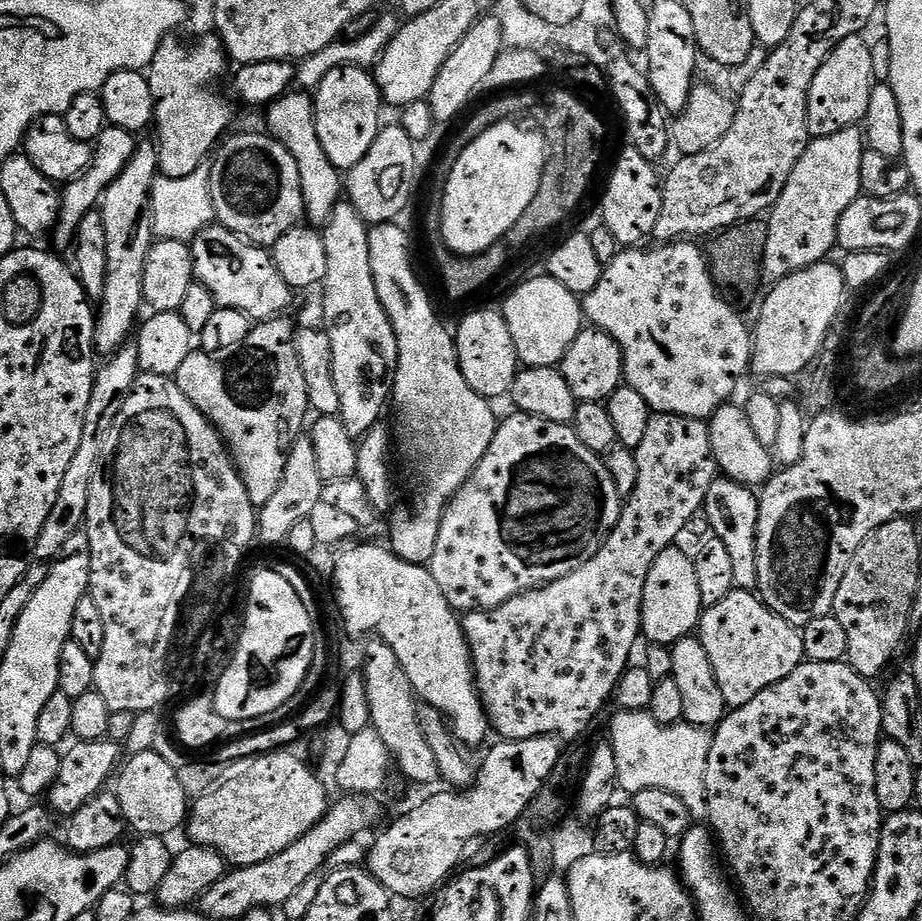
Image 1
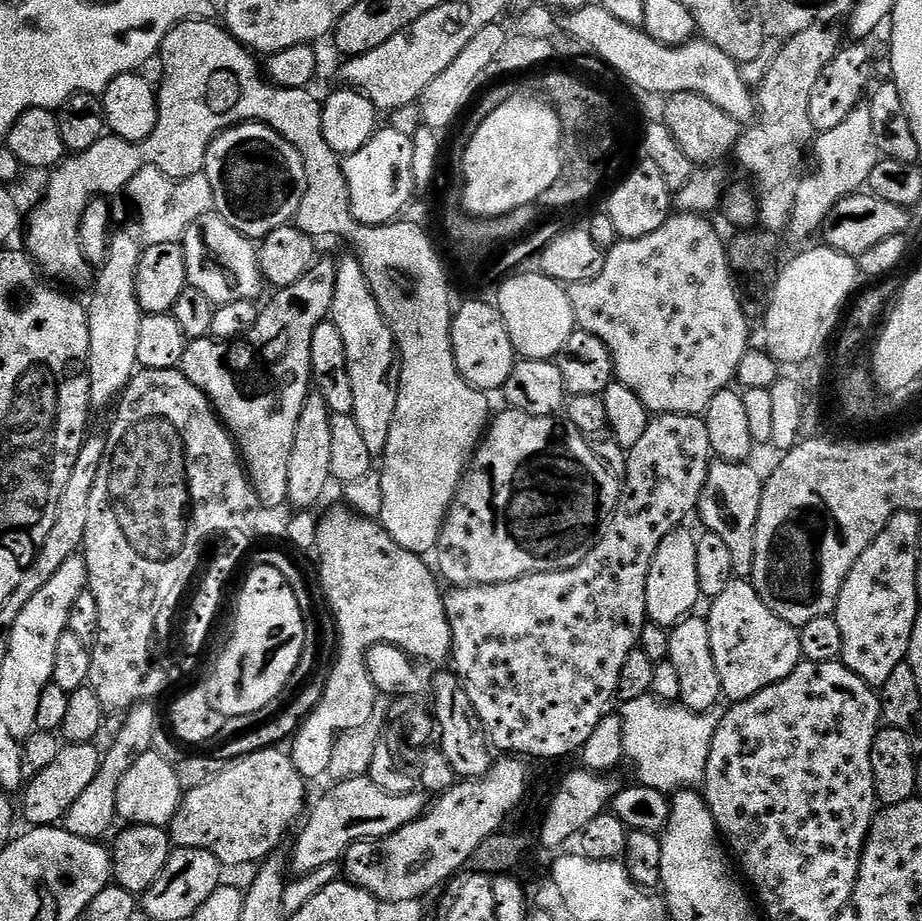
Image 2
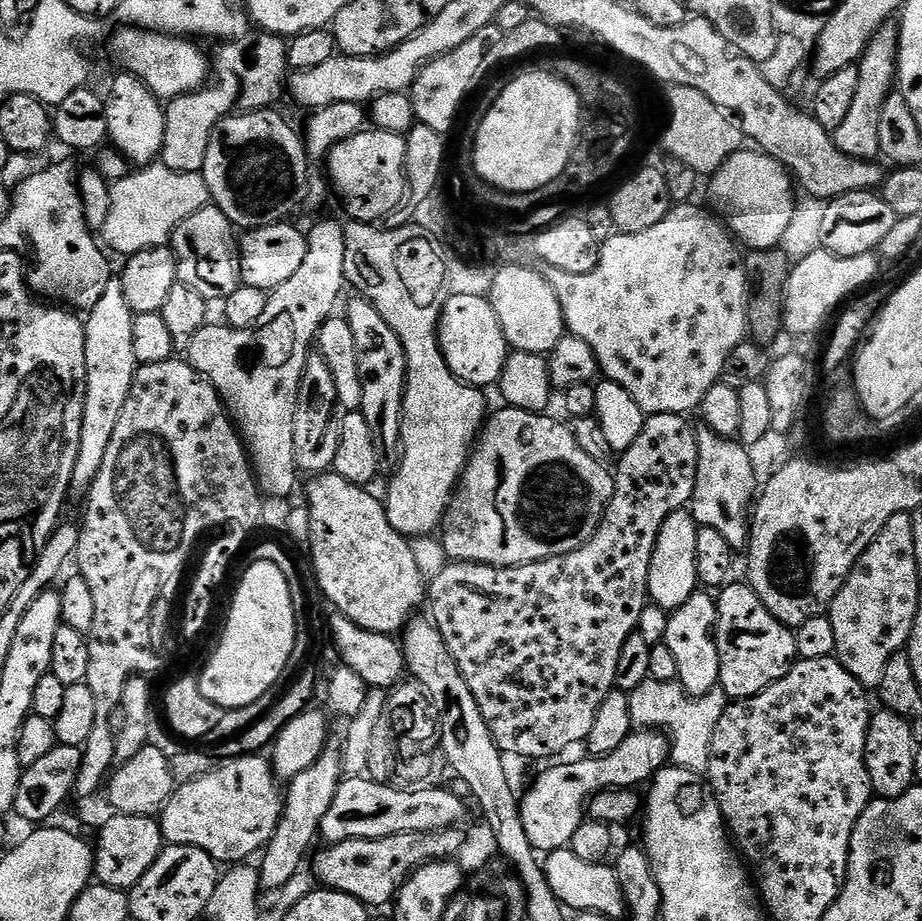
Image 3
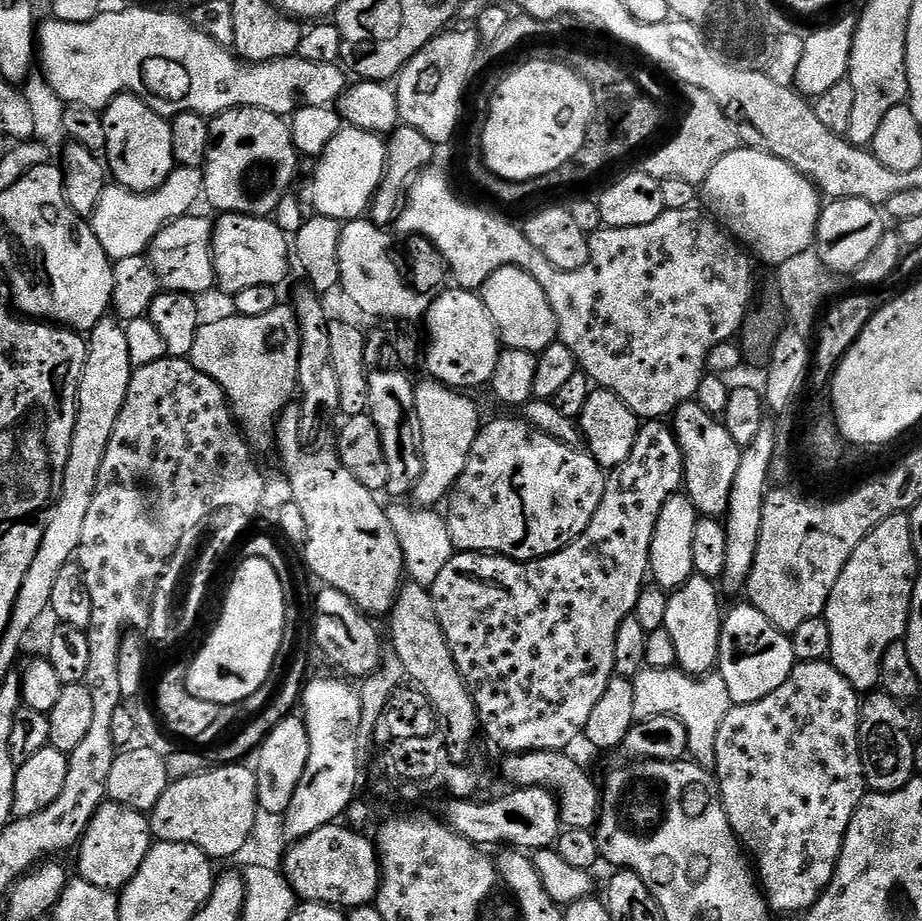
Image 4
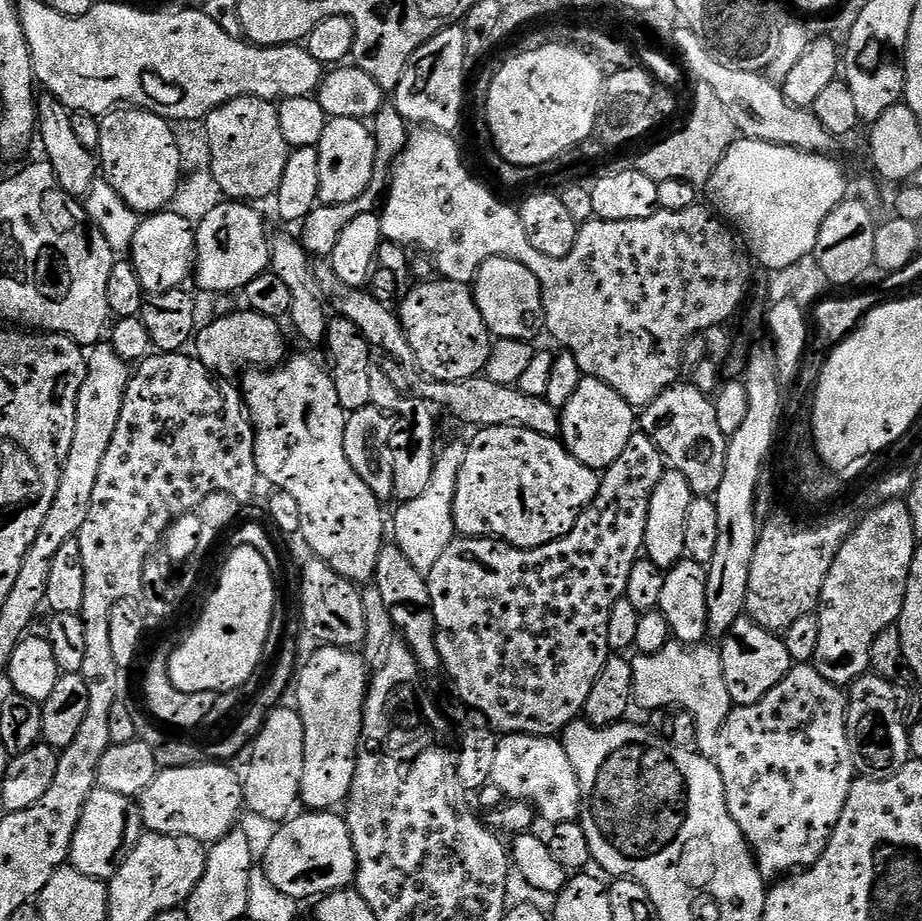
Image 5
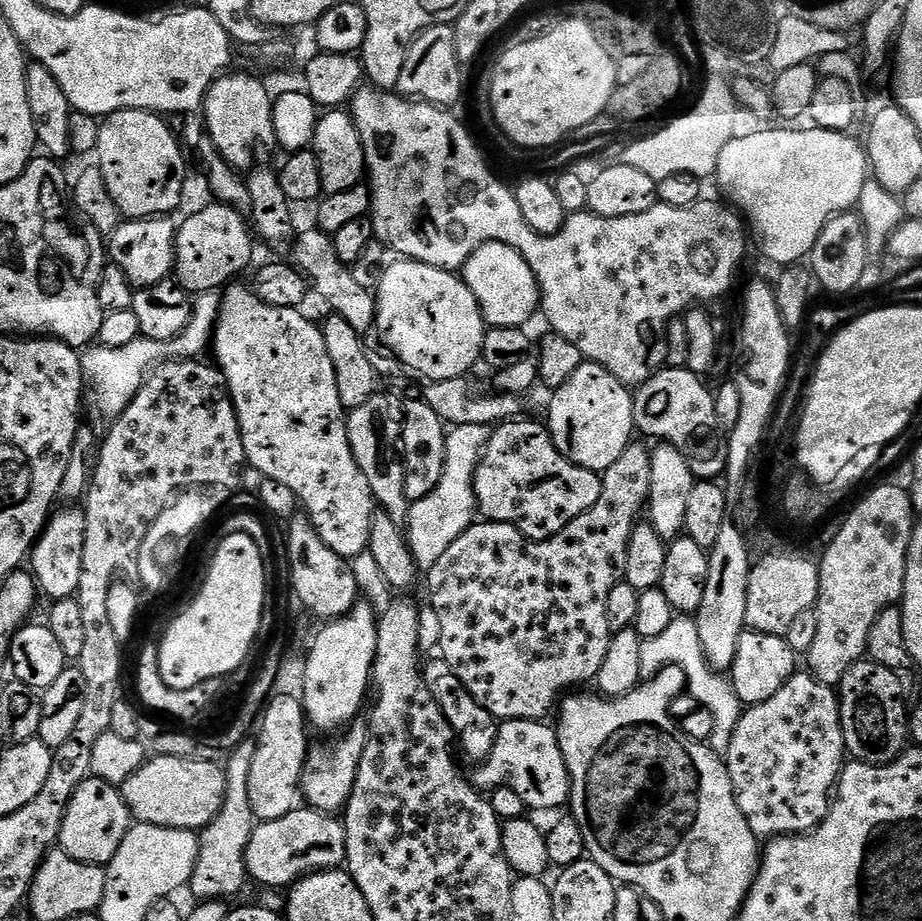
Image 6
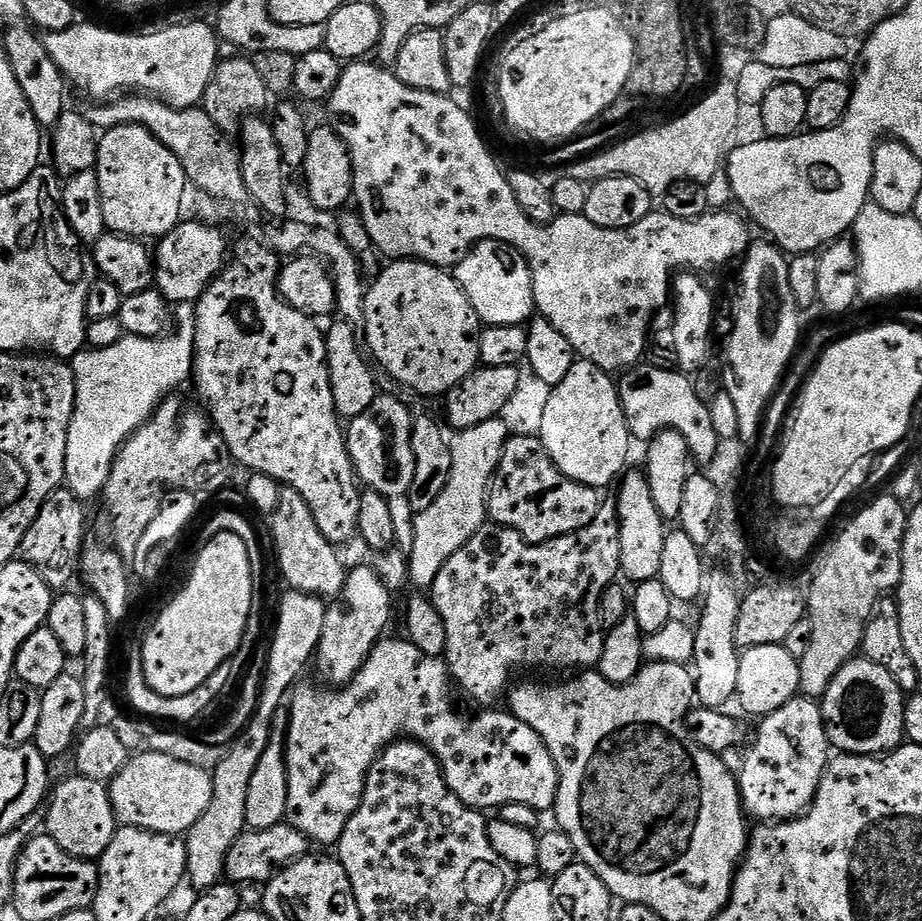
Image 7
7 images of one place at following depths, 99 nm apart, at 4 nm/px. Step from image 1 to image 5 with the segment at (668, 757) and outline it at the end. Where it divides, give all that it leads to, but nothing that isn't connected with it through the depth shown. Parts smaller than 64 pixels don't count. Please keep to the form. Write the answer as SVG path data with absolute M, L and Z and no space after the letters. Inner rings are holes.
M669 642L657 653L634 655L630 663L634 674L632 699L635 707L683 710L696 721L695 751L712 758L718 750L718 734L734 705L730 690L726 690L719 651L708 647Z

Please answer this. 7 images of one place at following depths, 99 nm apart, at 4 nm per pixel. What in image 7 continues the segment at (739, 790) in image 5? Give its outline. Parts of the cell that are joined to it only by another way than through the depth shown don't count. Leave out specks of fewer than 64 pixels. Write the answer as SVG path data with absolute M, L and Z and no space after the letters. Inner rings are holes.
M798 694L782 710L774 710L774 714L763 717L756 728L756 737L747 745L748 753L744 756L744 765L738 768L738 783L740 786L740 803L744 811L756 822L779 822L794 820L804 815L812 804L824 772L830 759L828 742L828 723L824 720L823 707L815 699Z

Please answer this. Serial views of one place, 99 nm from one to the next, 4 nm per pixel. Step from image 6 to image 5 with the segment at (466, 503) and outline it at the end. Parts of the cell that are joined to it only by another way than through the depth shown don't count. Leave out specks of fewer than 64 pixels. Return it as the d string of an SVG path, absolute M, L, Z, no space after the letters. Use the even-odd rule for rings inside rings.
M450 444L439 451L434 466L434 474L430 478L430 486L414 502L406 502L397 507L396 517L391 517L390 532L394 535L394 543L410 558L414 570L427 574L442 558L442 550L450 546L457 535L454 526L454 490L458 486L458 470L462 470L462 458L465 445Z

